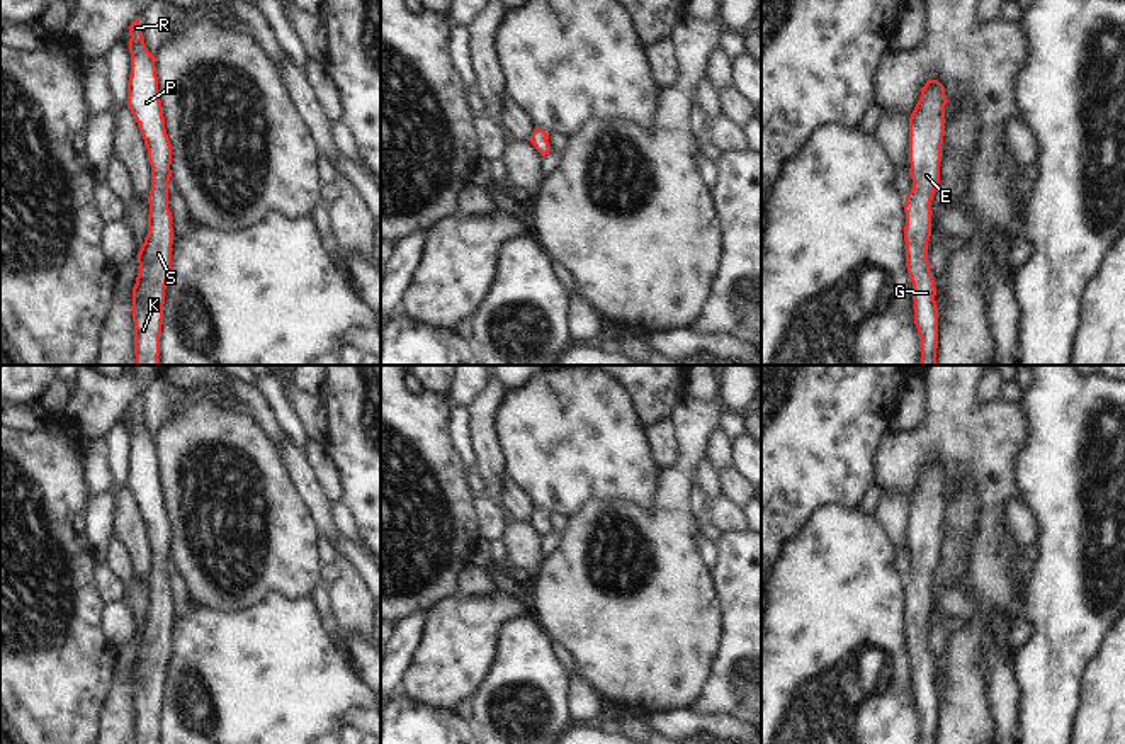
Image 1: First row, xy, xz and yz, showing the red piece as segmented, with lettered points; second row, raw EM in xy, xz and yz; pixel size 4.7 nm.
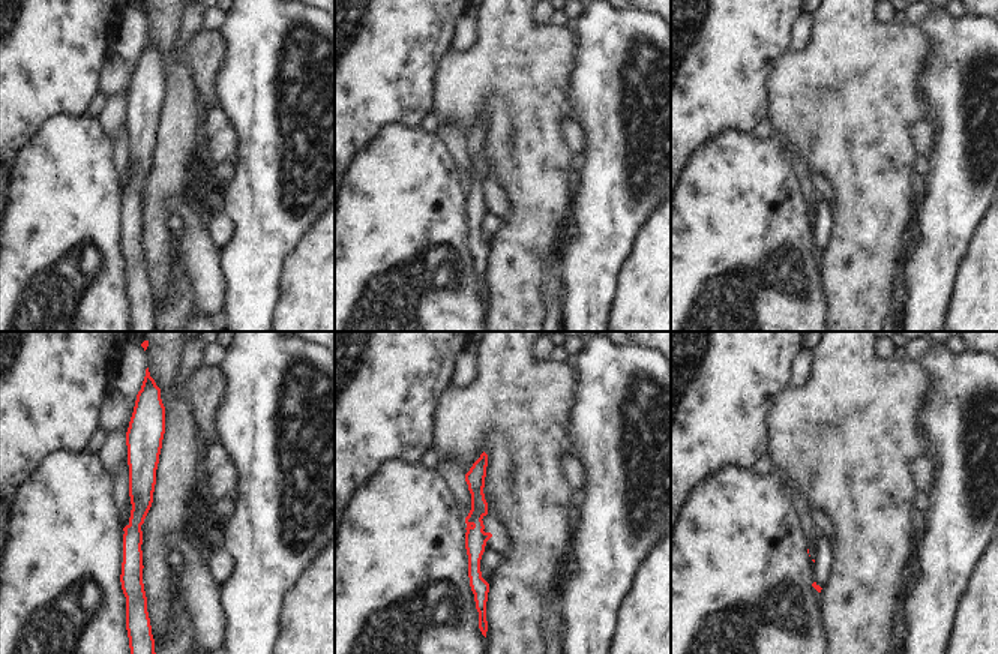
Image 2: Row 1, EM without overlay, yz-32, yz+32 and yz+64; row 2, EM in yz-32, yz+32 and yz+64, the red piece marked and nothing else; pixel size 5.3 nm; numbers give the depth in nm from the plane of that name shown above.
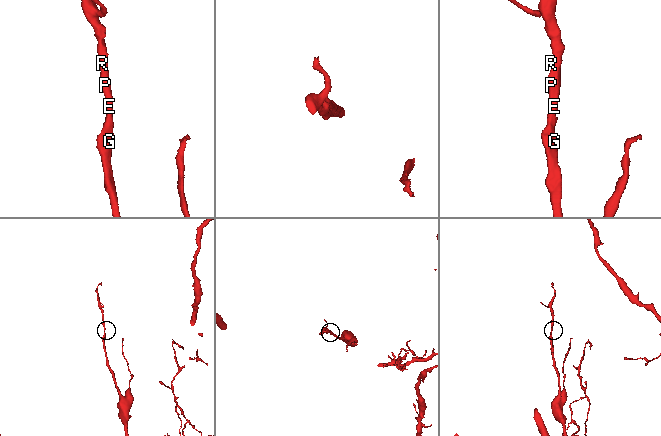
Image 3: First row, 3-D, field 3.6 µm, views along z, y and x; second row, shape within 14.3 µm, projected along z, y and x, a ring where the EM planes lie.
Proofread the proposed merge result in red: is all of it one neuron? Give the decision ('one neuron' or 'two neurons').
one neuron

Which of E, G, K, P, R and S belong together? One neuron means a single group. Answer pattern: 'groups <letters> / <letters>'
groups E G K P R S

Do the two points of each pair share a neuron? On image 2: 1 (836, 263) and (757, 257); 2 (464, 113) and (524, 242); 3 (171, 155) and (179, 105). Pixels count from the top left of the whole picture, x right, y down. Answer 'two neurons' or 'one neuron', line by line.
1: two neurons
2: one neuron
3: one neuron

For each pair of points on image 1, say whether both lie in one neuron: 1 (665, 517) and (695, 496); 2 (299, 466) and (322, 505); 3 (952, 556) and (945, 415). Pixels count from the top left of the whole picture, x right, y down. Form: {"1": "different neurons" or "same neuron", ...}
{"1": "different neurons", "2": "same neuron", "3": "different neurons"}

